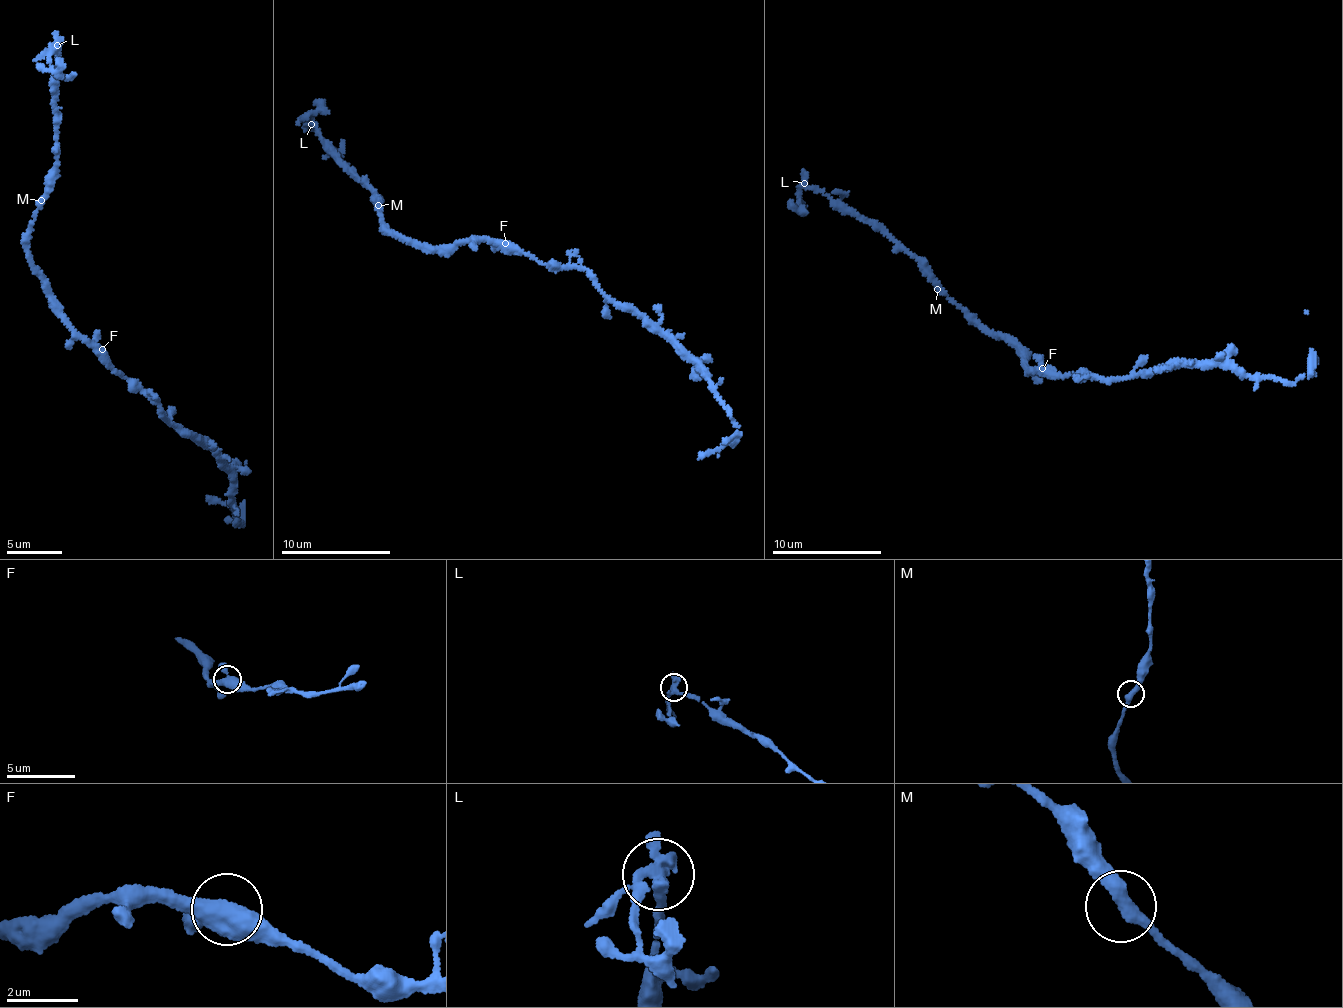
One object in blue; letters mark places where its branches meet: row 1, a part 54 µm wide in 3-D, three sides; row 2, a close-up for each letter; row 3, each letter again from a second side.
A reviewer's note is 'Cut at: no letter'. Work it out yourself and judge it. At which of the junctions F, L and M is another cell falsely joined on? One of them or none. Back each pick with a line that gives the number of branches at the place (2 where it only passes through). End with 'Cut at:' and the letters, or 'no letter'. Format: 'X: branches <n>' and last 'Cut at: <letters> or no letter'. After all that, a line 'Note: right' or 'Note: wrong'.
L: branches 3
Cut at: L
Note: wrong

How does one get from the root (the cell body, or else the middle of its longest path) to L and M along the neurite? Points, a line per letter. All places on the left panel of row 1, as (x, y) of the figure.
L: (98, 353), (46, 294), (28, 250), (32, 225), (59, 154), (56, 134), (60, 123), (54, 106), (58, 44)
M: (98, 353), (70, 325), (46, 294), (28, 250), (28, 243), (41, 200)

